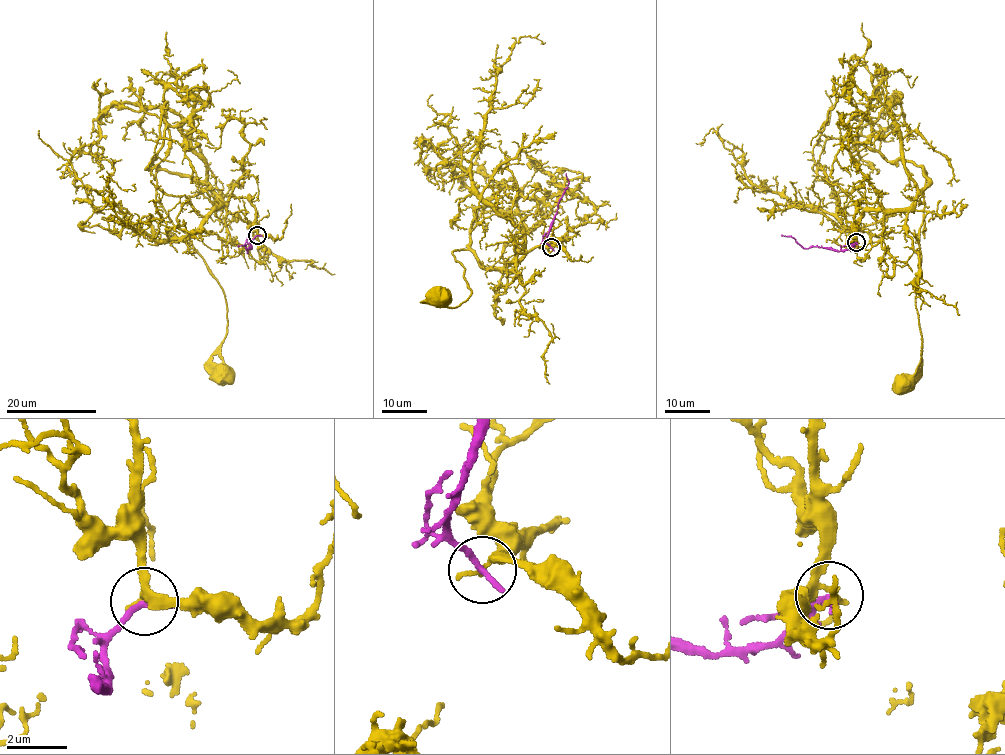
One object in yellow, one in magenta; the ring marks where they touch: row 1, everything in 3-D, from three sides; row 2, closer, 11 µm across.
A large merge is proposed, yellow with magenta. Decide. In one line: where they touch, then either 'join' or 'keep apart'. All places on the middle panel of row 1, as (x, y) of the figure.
at (551, 247); keep apart

